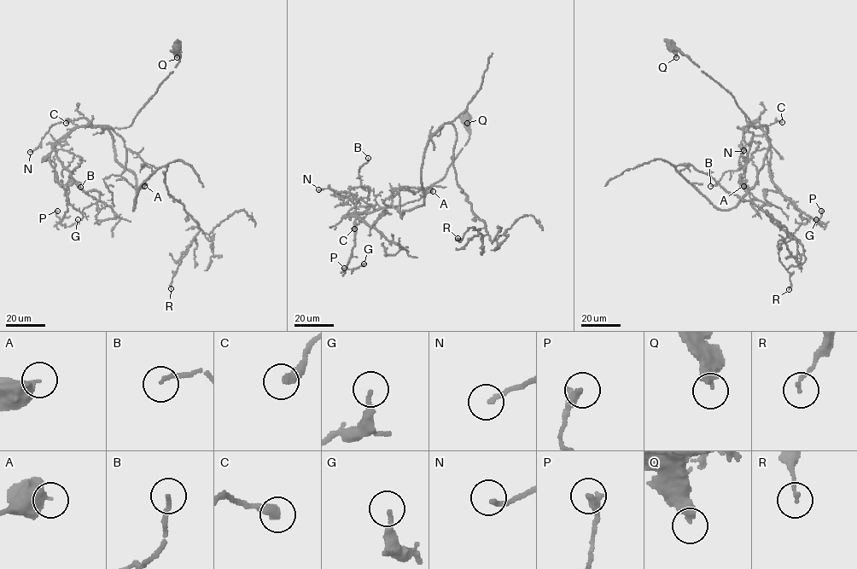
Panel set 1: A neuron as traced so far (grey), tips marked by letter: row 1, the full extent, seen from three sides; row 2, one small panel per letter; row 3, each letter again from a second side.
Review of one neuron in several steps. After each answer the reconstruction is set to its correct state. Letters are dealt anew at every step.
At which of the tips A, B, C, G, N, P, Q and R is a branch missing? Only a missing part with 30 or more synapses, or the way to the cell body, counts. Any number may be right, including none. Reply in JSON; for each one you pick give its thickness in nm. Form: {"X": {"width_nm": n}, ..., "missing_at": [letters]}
{"missing_at": []}

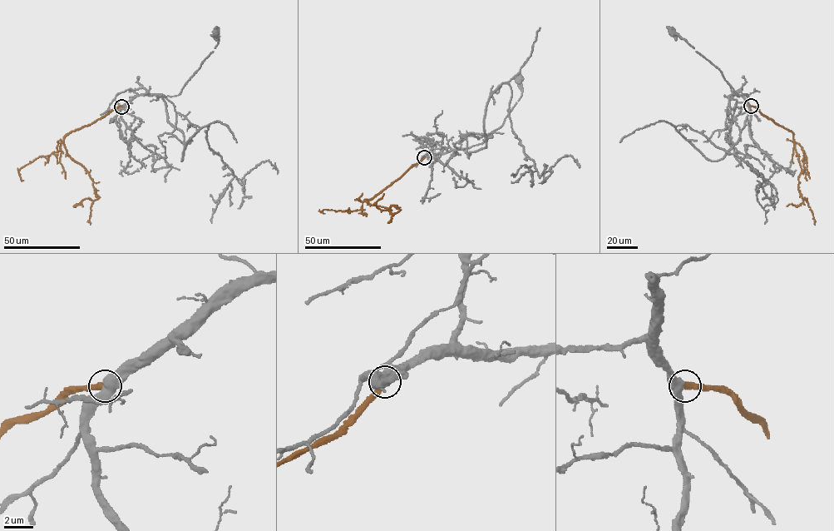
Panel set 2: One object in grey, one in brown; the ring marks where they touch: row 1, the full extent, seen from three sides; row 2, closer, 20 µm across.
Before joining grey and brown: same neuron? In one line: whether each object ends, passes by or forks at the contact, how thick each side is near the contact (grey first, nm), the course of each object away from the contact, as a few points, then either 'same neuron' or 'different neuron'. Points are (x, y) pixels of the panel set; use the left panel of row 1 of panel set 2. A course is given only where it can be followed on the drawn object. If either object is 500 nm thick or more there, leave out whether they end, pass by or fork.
550/480 nm | grey via (122, 106), (139, 95), (179, 94), (216, 46), (217, 32) | brown via (122, 106), (65, 136), (66, 153), (85, 169), (98, 197), (86, 198), (75, 206), (82, 206) | same neuron

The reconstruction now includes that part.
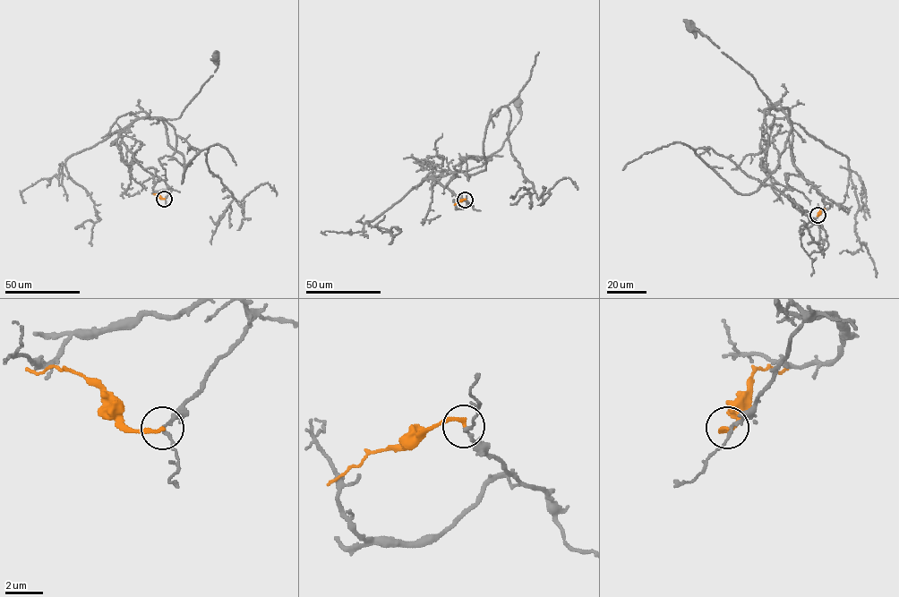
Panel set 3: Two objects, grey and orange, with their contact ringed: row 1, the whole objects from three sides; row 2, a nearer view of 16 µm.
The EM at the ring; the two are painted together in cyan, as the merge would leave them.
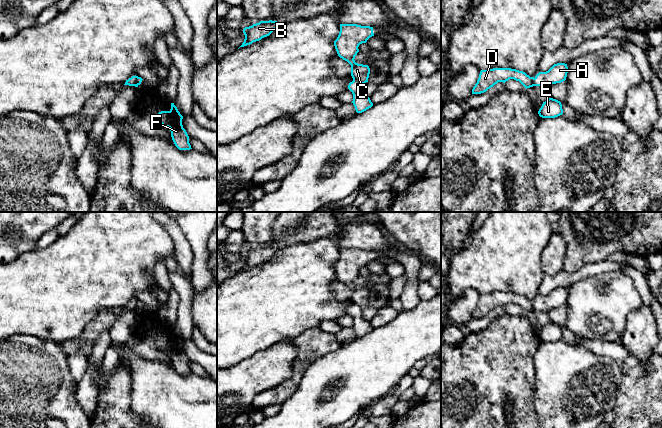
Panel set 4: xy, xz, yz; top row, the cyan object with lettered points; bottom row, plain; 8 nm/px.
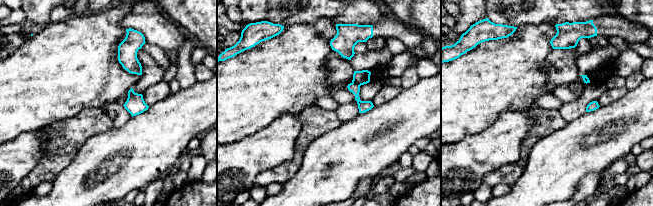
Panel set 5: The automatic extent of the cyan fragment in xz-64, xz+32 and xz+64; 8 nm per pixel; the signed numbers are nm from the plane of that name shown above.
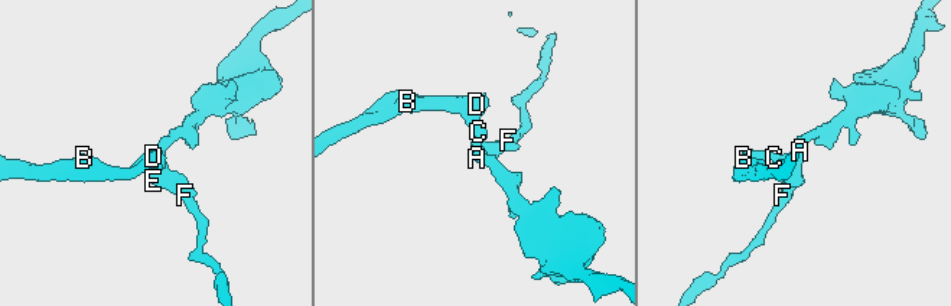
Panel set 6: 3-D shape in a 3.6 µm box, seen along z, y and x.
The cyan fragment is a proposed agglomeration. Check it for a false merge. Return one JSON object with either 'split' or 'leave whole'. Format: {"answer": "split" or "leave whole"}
{"answer": "split"}

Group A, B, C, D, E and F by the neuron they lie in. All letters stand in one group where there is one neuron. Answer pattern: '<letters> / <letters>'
A E F / B C D

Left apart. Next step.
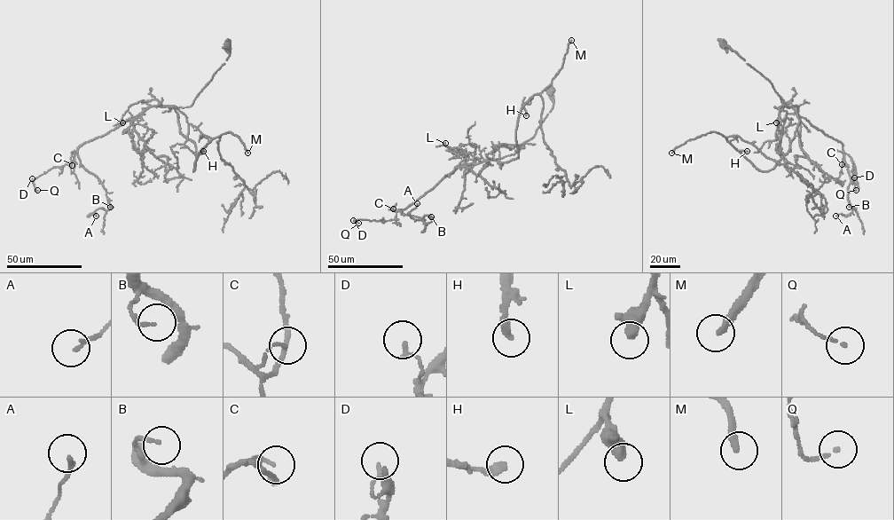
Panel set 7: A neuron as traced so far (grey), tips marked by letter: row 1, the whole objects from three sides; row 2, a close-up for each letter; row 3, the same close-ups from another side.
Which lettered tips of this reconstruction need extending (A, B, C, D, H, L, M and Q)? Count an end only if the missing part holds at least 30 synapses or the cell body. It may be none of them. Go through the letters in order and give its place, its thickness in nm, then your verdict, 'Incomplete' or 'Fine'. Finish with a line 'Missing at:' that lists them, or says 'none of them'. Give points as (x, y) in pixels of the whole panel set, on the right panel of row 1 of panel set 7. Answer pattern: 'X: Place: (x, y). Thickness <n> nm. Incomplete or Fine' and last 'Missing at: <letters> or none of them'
A: Place: (835, 216). Thickness 140 nm. Fine
B: Place: (849, 207). Thickness 110 nm. Fine
C: Place: (842, 164). Thickness 100 nm. Fine
D: Place: (854, 177). Thickness 160 nm. Fine
H: Place: (747, 151). Thickness 280 nm. Incomplete
L: Place: (776, 122). Thickness 480 nm. Incomplete
M: Place: (671, 153). Thickness 280 nm. Incomplete
Q: Place: (856, 190). Thickness 130 nm. Fine
Missing at: H, L, M

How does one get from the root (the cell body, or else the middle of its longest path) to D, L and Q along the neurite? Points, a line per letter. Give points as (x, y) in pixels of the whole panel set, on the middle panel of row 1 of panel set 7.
D: (552, 89), (552, 108), (535, 135), (514, 153), (459, 165), (412, 203), (399, 209), (394, 219), (353, 220)
L: (552, 89), (552, 108), (535, 135), (513, 153), (497, 159), (466, 159), (445, 143)
Q: (552, 89), (552, 108), (535, 135), (514, 153), (461, 164), (399, 209), (394, 219), (354, 221), (358, 223)

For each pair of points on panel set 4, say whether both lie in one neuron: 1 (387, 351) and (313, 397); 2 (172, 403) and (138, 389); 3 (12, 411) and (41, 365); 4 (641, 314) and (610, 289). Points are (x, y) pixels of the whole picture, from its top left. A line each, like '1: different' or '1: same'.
1: same
2: same
3: same
4: different

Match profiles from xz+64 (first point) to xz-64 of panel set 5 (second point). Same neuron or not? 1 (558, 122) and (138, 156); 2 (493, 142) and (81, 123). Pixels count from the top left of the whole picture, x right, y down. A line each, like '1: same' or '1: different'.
1: different
2: different

